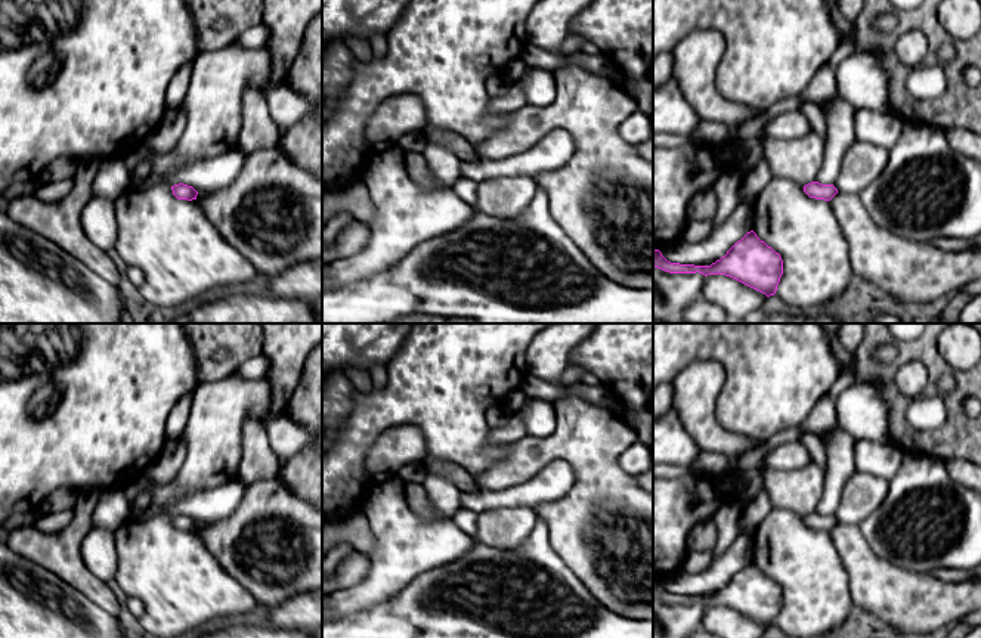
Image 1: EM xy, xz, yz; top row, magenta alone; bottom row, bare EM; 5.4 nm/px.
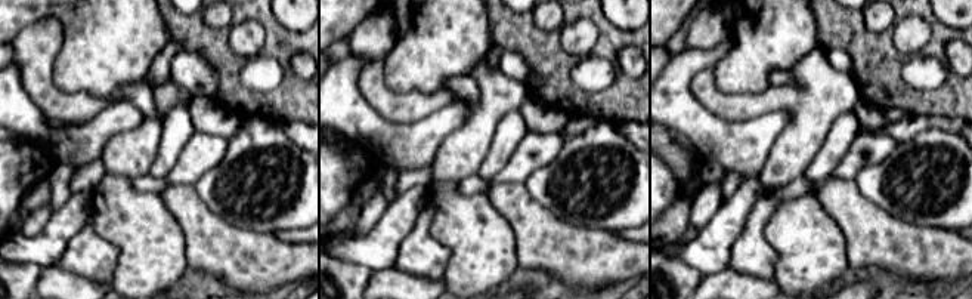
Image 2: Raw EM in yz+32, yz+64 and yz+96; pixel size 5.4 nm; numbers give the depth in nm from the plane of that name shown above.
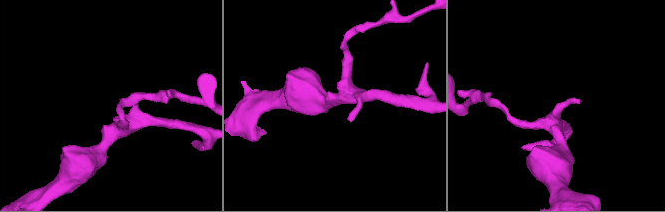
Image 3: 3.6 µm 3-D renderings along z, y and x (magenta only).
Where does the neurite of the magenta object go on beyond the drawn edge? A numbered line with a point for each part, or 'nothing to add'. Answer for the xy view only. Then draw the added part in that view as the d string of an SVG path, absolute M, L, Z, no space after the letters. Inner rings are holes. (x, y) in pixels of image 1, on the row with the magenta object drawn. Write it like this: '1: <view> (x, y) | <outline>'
nothing to add

